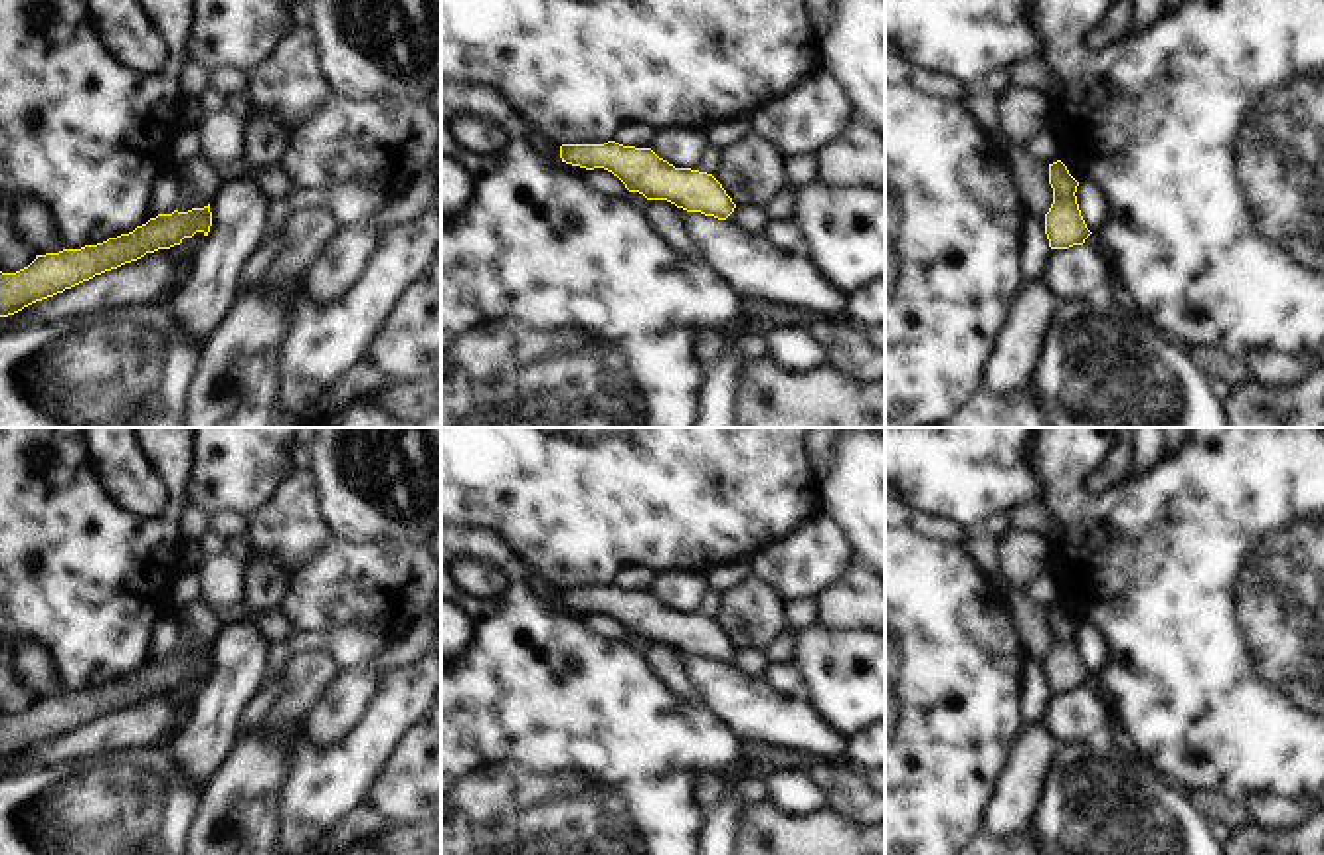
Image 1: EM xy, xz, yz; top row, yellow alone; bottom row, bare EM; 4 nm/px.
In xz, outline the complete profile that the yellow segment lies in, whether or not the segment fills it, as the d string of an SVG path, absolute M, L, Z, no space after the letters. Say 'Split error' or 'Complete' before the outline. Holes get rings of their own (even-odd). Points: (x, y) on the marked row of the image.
Complete. M615 141L562 144L560 158L586 170L604 168L617 176L629 192L639 192L647 200L667 200L687 212L726 220L736 208L712 174L675 168L651 148L623 146Z

